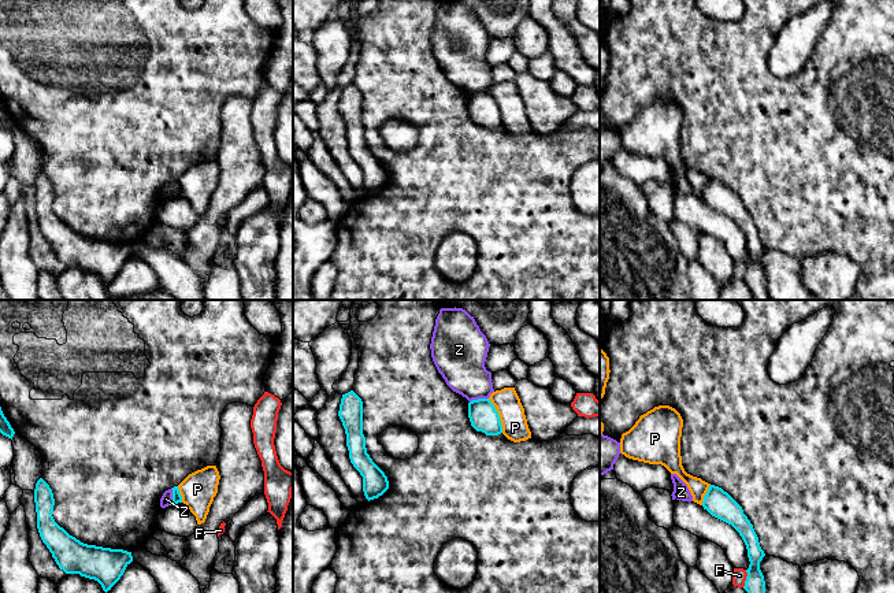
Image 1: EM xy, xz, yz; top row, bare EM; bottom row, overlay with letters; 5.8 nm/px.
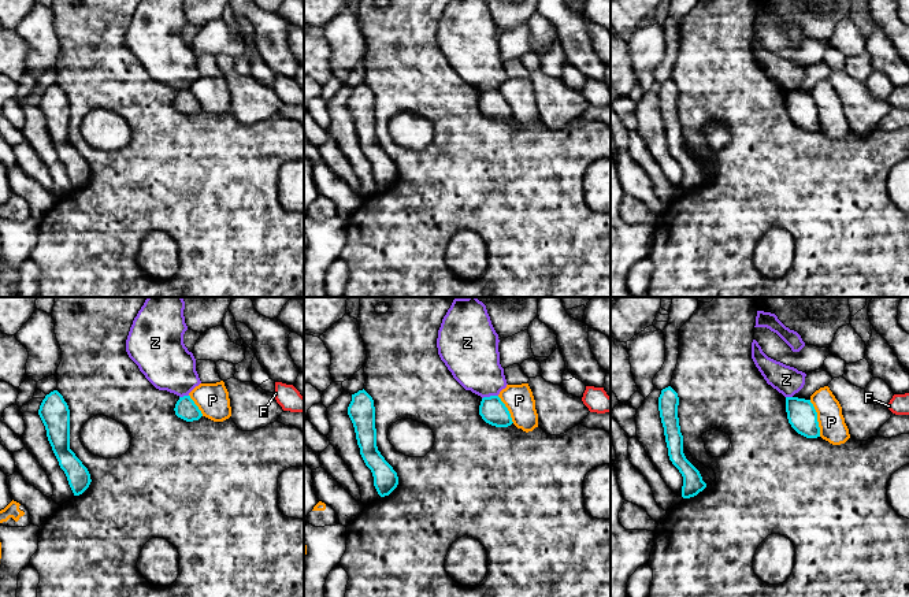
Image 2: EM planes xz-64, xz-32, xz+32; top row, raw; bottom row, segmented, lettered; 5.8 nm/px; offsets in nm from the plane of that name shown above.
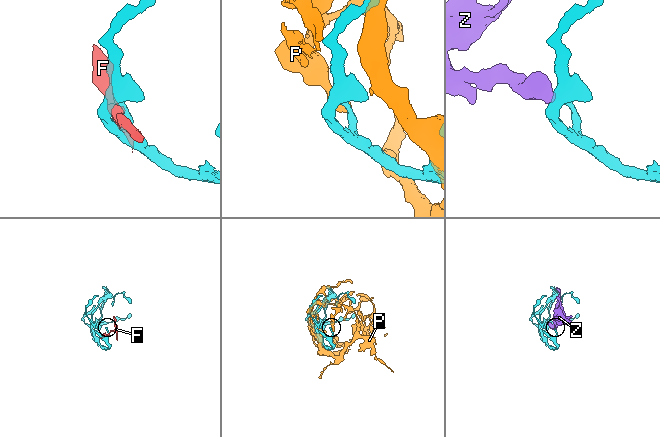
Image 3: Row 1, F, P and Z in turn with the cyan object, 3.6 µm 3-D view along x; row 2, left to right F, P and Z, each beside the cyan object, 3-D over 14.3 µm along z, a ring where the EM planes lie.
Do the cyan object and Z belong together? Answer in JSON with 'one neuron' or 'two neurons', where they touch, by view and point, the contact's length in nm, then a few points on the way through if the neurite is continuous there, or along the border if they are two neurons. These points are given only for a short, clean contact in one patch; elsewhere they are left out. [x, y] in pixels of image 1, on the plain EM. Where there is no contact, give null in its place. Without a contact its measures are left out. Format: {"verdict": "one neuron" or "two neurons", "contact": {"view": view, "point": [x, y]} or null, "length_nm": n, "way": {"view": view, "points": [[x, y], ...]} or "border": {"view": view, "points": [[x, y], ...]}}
{"verdict": "two neurons", "contact": {"view": "xz", "point": [478, 92]}, "length_nm": 110}

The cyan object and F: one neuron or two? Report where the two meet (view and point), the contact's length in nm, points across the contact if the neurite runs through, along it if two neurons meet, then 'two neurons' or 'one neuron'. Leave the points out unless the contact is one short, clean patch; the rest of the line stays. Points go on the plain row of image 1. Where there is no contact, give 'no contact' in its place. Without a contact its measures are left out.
yz (746, 271) | 110 nm | two neurons

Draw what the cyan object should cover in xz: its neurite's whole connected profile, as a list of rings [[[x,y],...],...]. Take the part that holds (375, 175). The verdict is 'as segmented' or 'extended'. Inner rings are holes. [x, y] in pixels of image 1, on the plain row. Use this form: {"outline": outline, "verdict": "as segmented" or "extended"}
{"outline": [[[353,84],[342,88],[338,110],[345,122],[350,156],[363,170],[364,189],[368,194],[378,192],[389,182],[389,174],[367,147],[363,127],[363,94]]], "verdict": "as segmented"}

